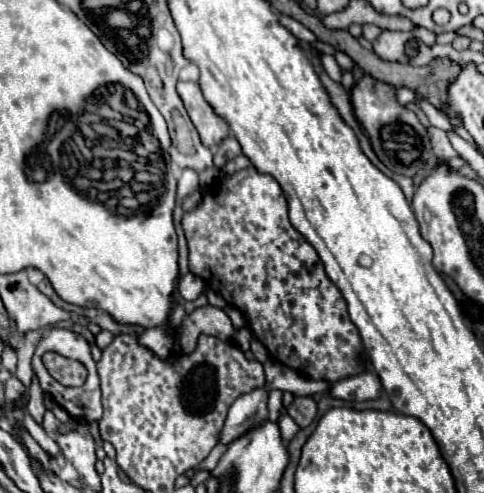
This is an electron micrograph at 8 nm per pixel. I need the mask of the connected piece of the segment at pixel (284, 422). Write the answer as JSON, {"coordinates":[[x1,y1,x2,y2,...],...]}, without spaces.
{"coordinates":[[288,414,280,415,278,424,280,425,282,438,284,442,287,443,297,434,299,430,298,425,296,425,294,420]]}

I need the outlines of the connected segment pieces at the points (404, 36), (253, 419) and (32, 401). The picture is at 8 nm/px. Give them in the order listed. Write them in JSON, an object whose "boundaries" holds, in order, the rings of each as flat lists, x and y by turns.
{"boundaries":[[[414,29,414,31,382,31,382,35,374,41,374,53,384,59,384,61,400,61,404,57,404,45,406,41,410,41,412,37,426,37,426,33,422,29]],[[260,387,254,389,234,401,234,405,228,411,228,419,220,431,220,443,232,443,236,437,244,433,244,429,250,429,258,423,262,423,268,415,268,389]],[[32,381,32,385,28,387,28,395,30,395,30,399,28,399,28,413,32,415,32,419,38,423,38,425,42,425,42,417,44,417,44,403,42,403,42,389,38,387,38,383,36,381]]]}

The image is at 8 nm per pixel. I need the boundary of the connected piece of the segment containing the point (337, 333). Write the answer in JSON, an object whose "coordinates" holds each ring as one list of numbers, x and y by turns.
{"coordinates":[[254,167,222,177,216,185,218,193,204,193,202,203,182,215,182,229,190,253,190,271,202,277,210,289,238,307,254,337,268,349,270,357,288,365,310,379,340,381,360,373,364,367,358,361,362,353,362,339,350,317,346,315,346,301,334,283,330,283,322,261,314,247,302,239,290,219,286,197,272,175,258,173]]}

